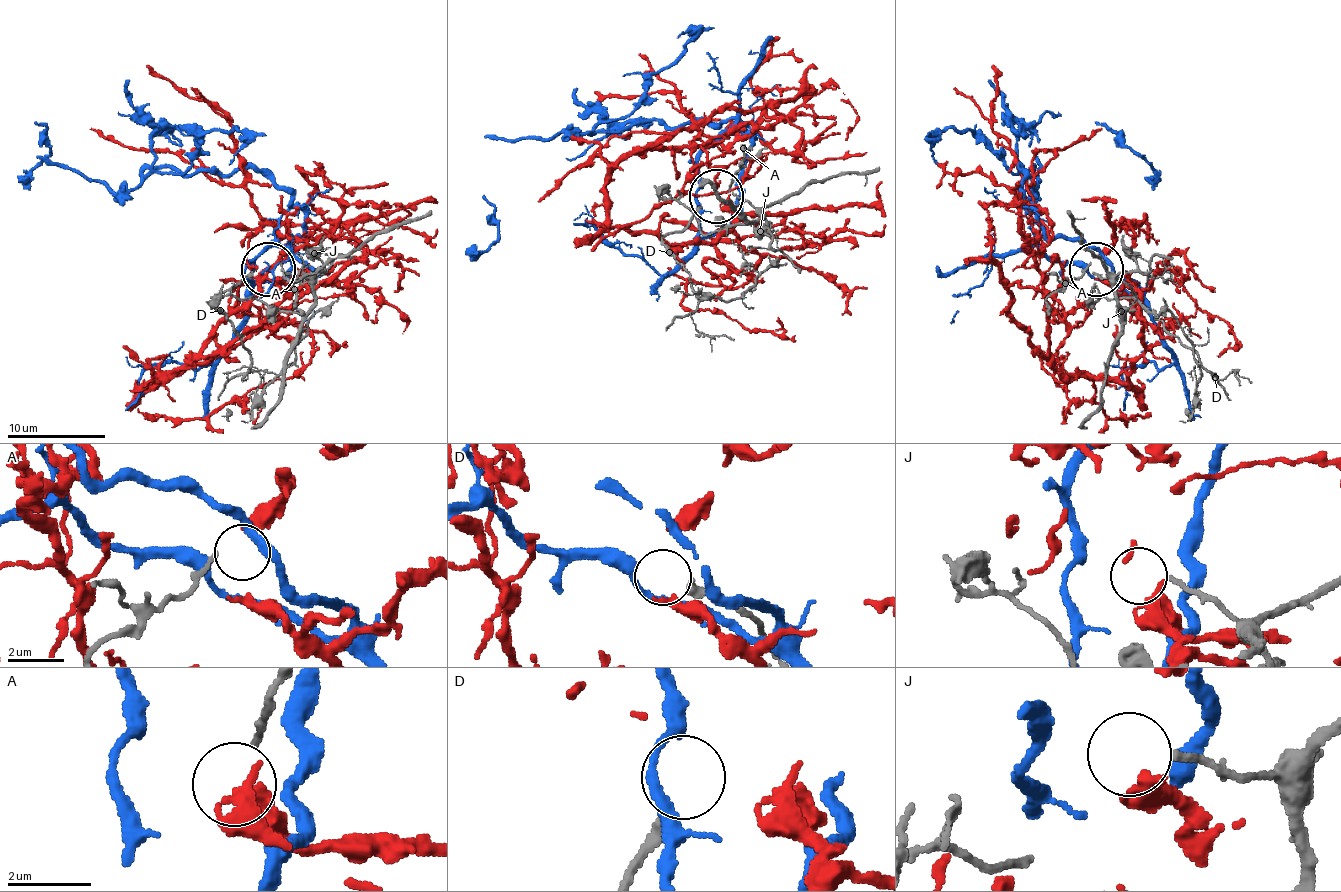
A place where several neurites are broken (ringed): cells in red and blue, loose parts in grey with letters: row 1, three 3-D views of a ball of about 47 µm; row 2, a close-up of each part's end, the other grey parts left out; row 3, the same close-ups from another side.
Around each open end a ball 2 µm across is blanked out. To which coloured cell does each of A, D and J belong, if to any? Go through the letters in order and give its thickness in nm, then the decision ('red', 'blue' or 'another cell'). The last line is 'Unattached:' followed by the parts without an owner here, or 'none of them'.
A: 150 nm | red
D: 320 nm | another cell
J: 170 nm | another cell
Unattached: D, J

